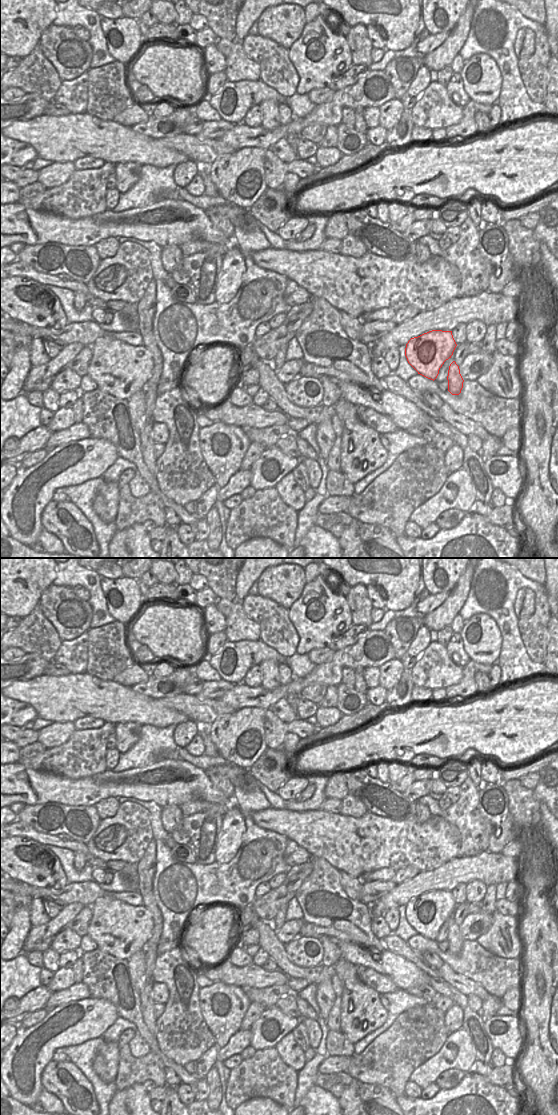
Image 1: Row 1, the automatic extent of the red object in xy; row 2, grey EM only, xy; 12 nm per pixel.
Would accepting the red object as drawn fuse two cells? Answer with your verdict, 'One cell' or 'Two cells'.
One cell.

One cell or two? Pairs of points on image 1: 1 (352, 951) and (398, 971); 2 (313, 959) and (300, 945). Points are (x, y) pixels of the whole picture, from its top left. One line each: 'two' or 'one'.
1: one
2: one

